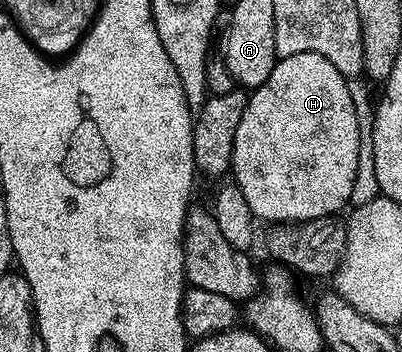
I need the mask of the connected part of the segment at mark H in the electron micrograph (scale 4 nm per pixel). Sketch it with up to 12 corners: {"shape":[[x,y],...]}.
{"shape":[[326,56],[248,94],[230,178],[253,219],[349,205],[360,121]]}

